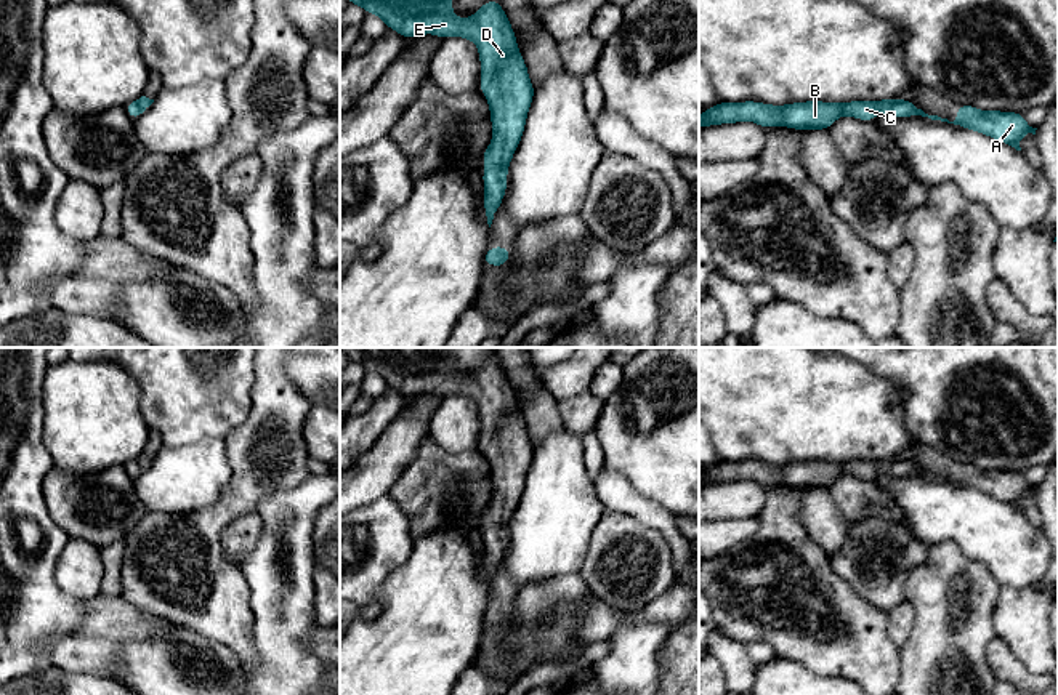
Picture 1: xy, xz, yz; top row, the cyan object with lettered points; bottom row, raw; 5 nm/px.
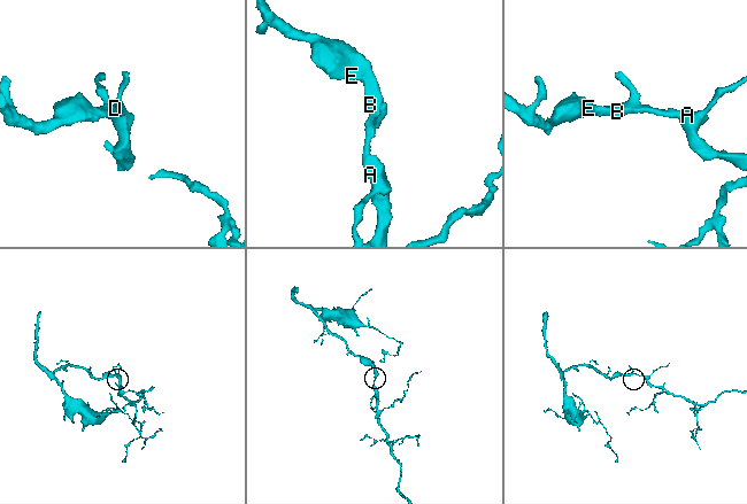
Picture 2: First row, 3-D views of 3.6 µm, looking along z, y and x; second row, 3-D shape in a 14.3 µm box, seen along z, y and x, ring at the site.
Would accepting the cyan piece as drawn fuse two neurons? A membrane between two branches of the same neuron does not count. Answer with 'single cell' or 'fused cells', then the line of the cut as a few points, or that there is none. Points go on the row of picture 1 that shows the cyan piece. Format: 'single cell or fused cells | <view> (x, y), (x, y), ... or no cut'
single cell | no cut

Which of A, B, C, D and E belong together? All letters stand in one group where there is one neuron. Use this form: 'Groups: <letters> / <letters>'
Groups: A B C D E

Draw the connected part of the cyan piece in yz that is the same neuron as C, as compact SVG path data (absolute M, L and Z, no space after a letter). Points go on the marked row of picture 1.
M862 99L851 102L808 101L787 106L769 106L755 101L718 102L699 115L699 127L752 120L765 130L776 125L795 130L827 130L840 115L851 115L870 122L877 114L888 114L890 117L922 115L931 120L954 123L1010 144L1016 151L1021 151L1020 138L1028 133L1036 135L1037 130L1029 127L1023 114L1018 112L984 112L973 106L960 104L957 107L957 119L949 122L947 119L925 114L912 101L906 99Z

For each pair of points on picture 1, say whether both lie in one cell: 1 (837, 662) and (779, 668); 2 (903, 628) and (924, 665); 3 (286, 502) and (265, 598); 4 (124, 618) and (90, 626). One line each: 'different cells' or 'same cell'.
1: different cells
2: different cells
3: same cell
4: same cell

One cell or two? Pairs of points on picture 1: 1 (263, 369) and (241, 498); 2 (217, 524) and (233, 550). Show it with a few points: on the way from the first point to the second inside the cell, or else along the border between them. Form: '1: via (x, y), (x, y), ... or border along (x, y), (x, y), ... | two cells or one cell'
1: via (265, 401), (265, 413), (244, 449), (244, 466) | one cell
2: border along (252, 510), (222, 535), (223, 553), (236, 566) | two cells

